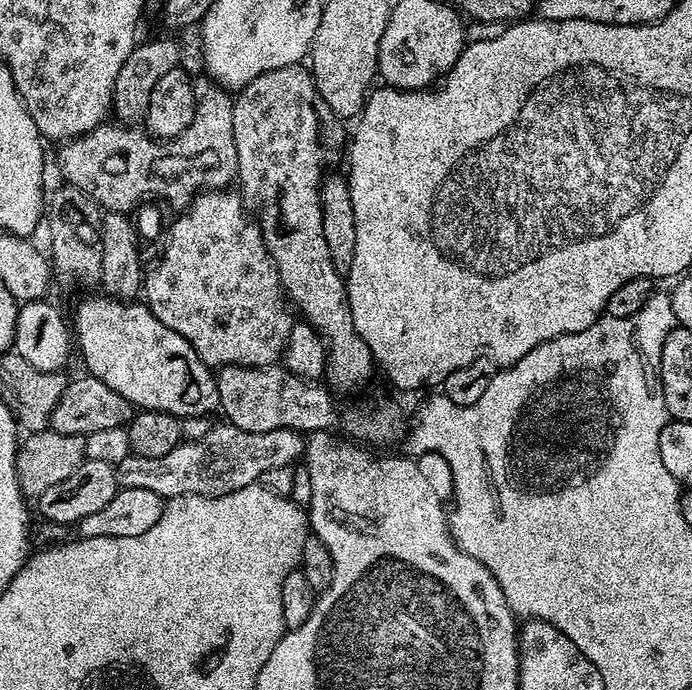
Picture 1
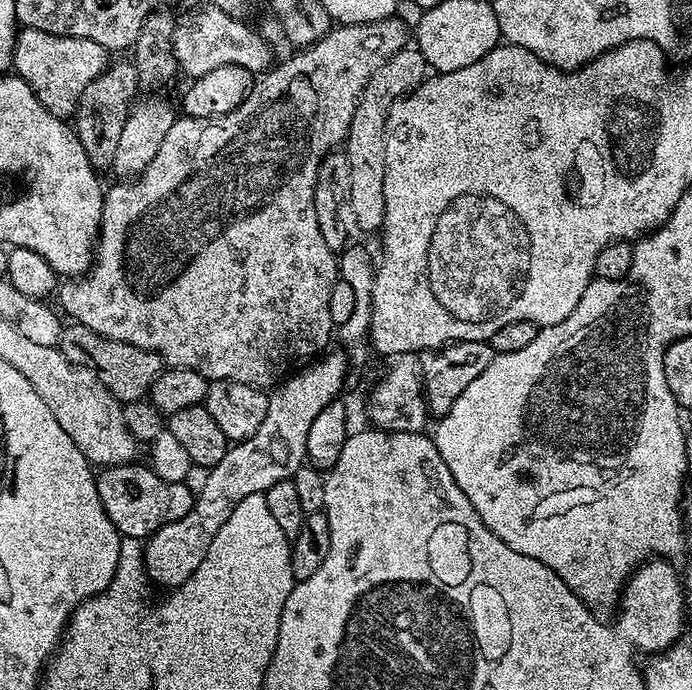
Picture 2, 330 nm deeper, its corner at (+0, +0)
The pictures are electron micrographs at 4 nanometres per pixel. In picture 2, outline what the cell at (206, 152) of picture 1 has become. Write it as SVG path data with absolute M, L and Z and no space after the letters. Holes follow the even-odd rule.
M21 27L16 33L16 45L12 48L12 68L30 86L38 102L50 114L68 118L75 113L76 103L98 74L110 63L109 49L90 42L90 38L55 36L37 28Z

